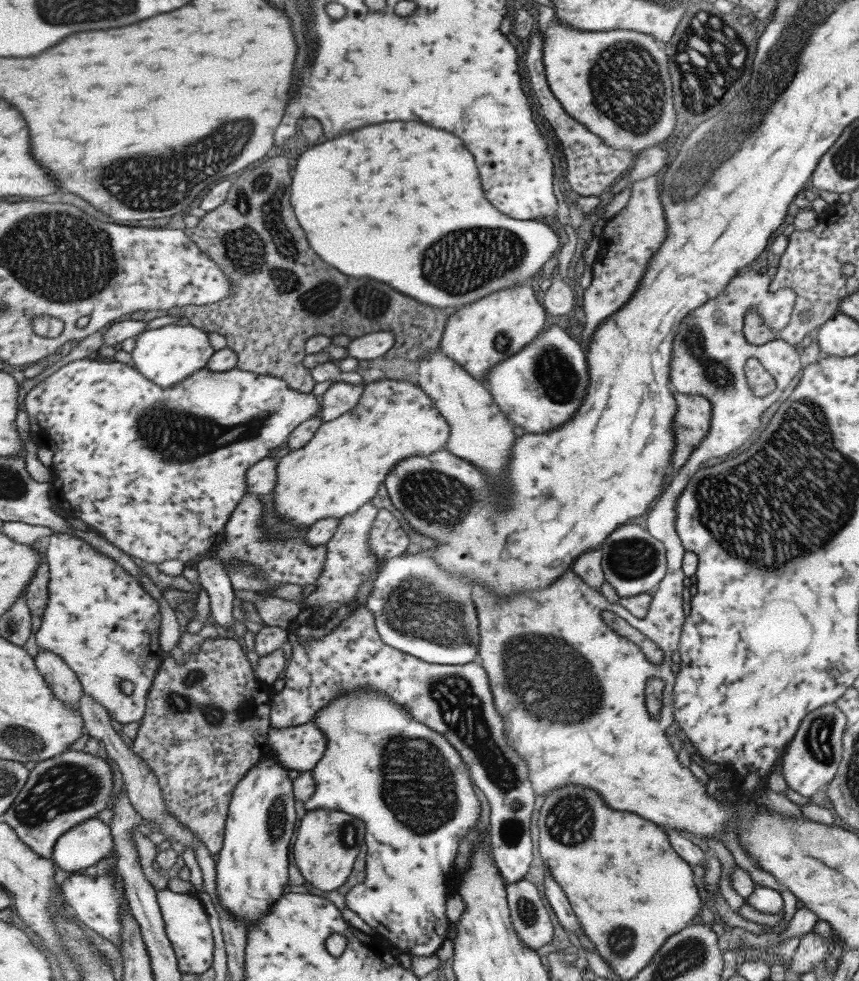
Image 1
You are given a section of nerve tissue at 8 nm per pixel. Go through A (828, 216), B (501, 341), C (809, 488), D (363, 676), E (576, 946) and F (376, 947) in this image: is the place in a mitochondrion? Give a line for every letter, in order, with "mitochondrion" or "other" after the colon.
A: other
B: mitochondrion
C: mitochondrion
D: other
E: other
F: other

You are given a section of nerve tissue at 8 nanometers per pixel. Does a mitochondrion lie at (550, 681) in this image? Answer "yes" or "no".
yes

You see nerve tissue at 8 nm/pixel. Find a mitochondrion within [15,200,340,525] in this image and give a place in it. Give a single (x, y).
(186, 437)

